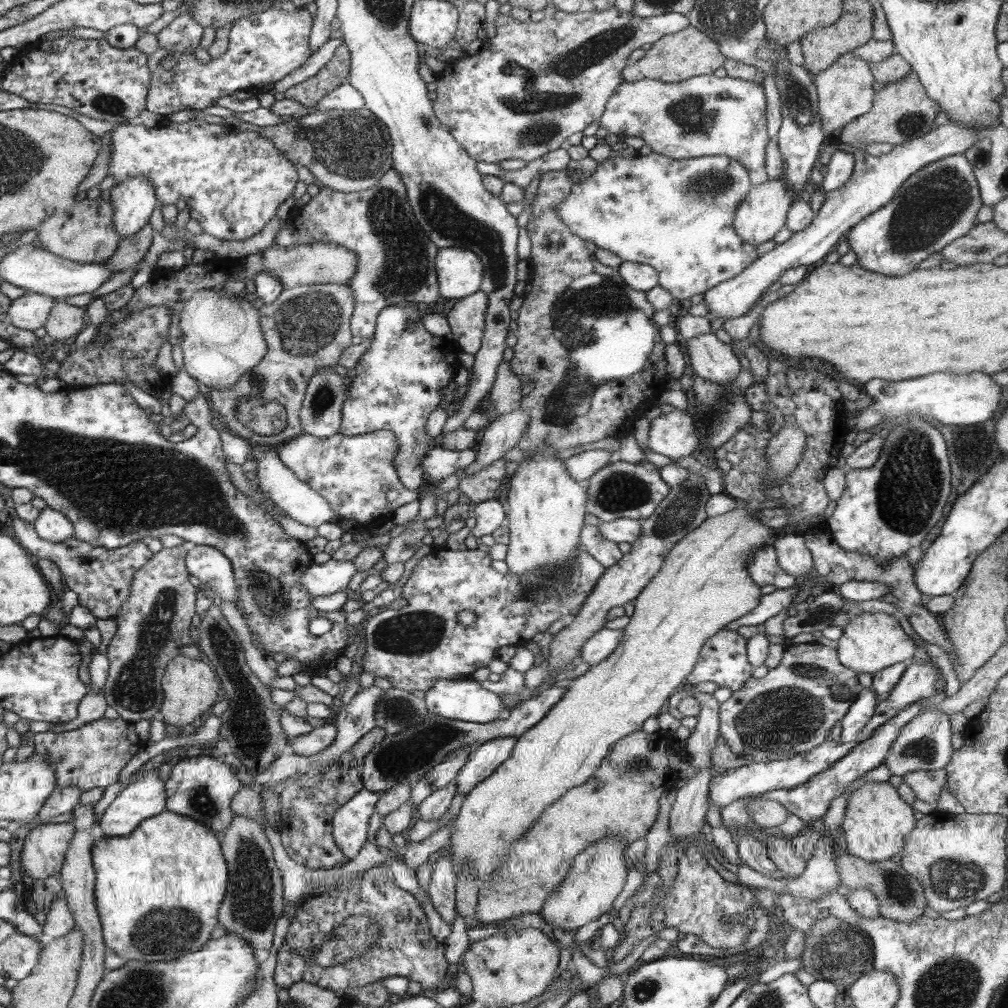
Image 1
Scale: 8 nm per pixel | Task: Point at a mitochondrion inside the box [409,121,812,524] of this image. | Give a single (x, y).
(444, 219)

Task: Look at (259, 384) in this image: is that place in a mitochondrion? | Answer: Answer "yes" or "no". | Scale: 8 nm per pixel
yes

